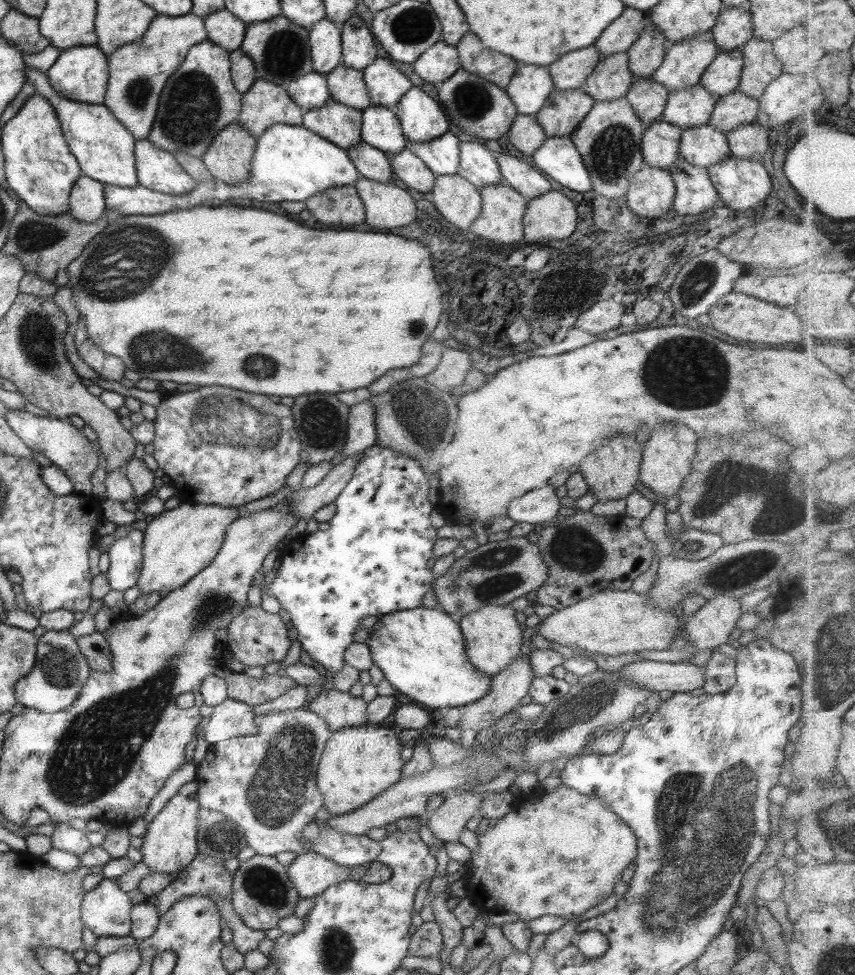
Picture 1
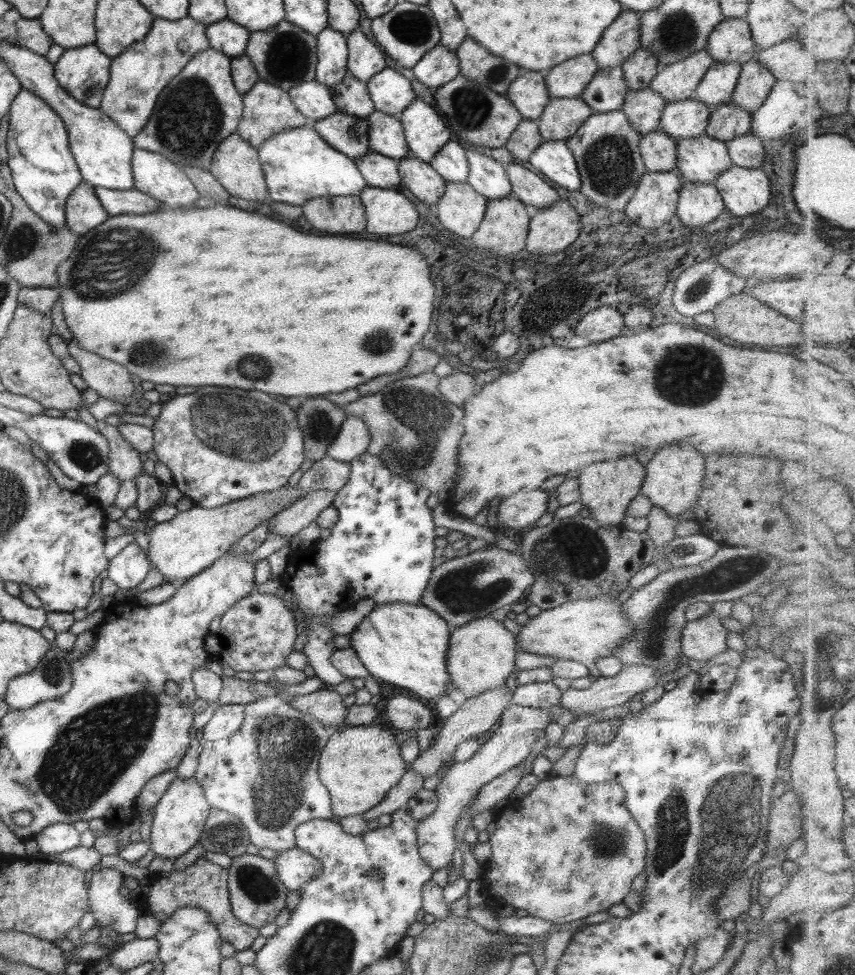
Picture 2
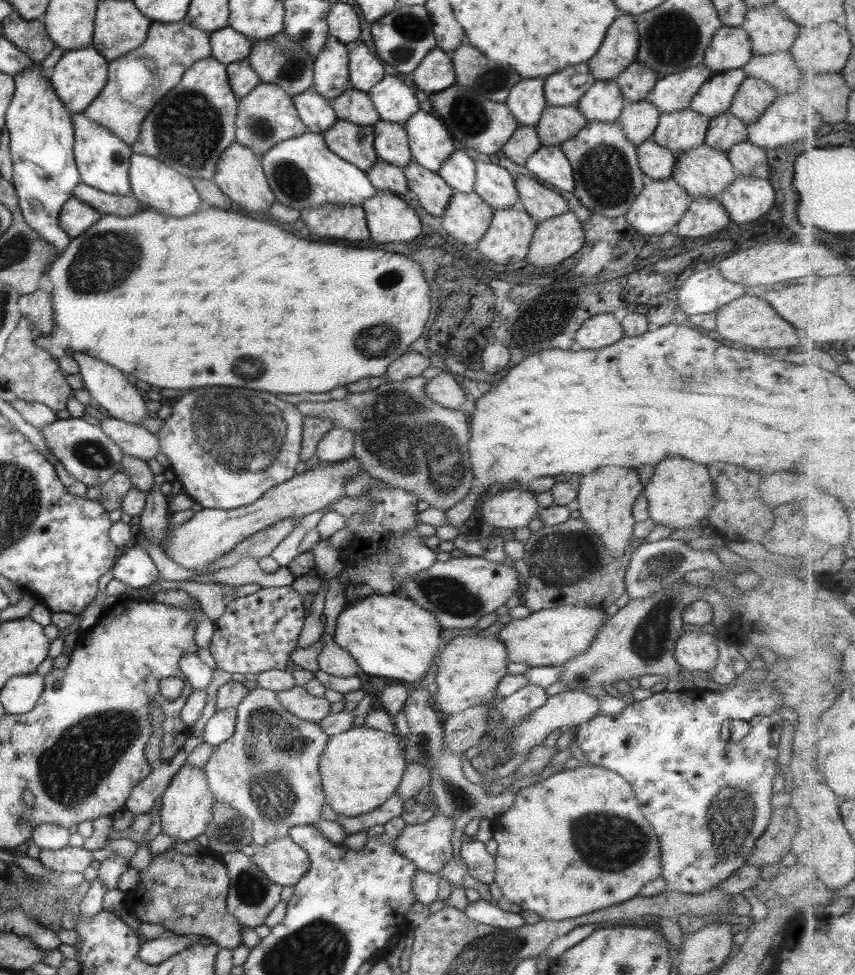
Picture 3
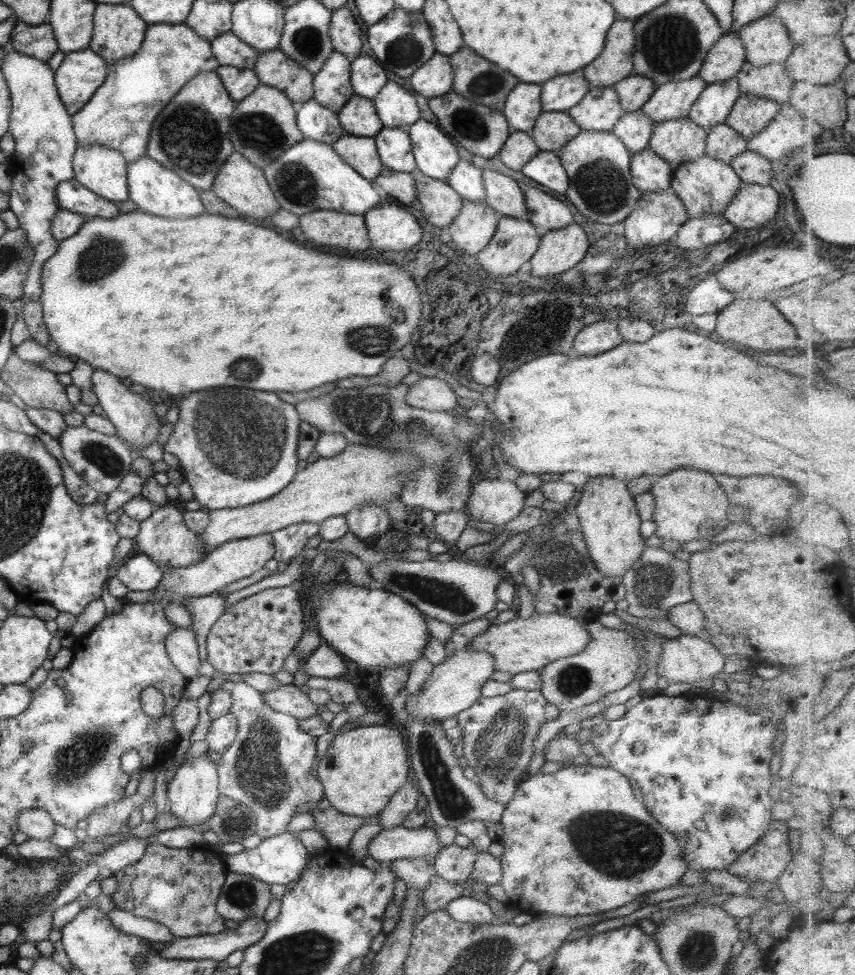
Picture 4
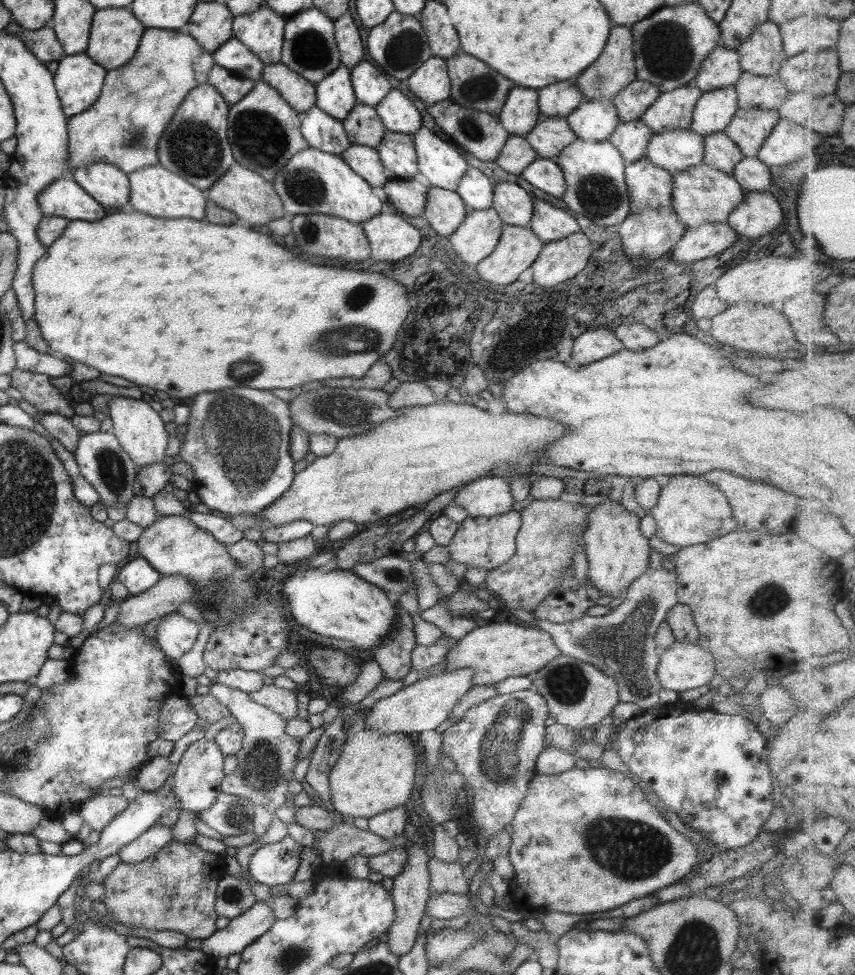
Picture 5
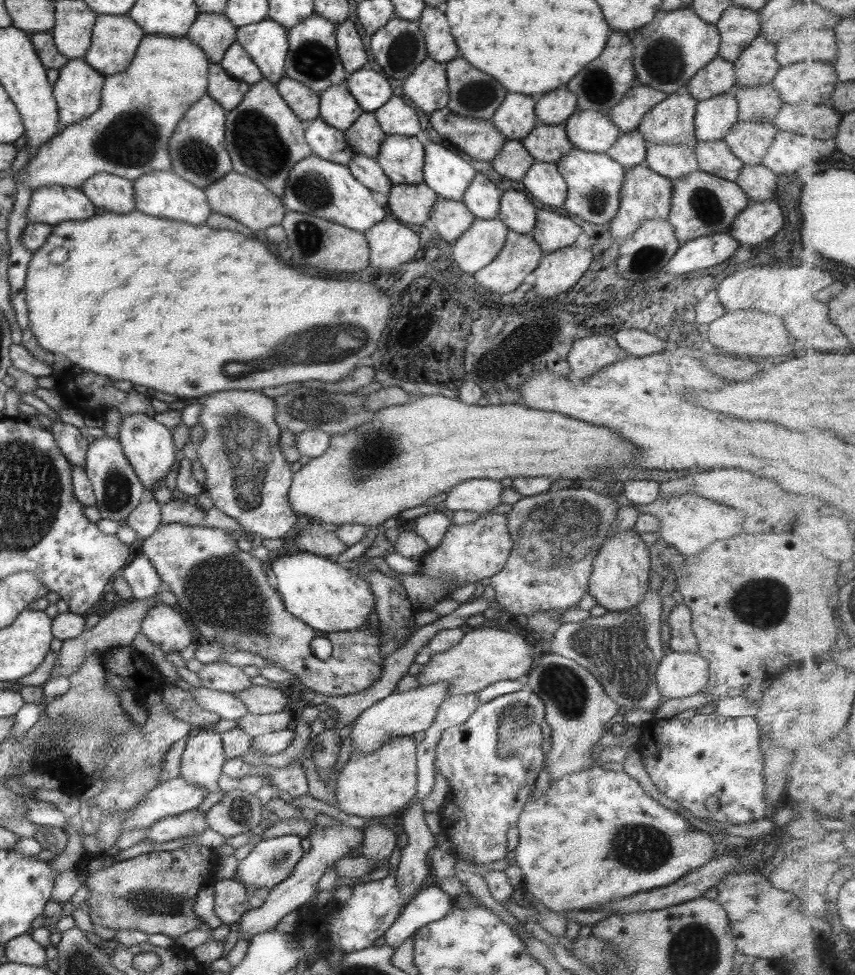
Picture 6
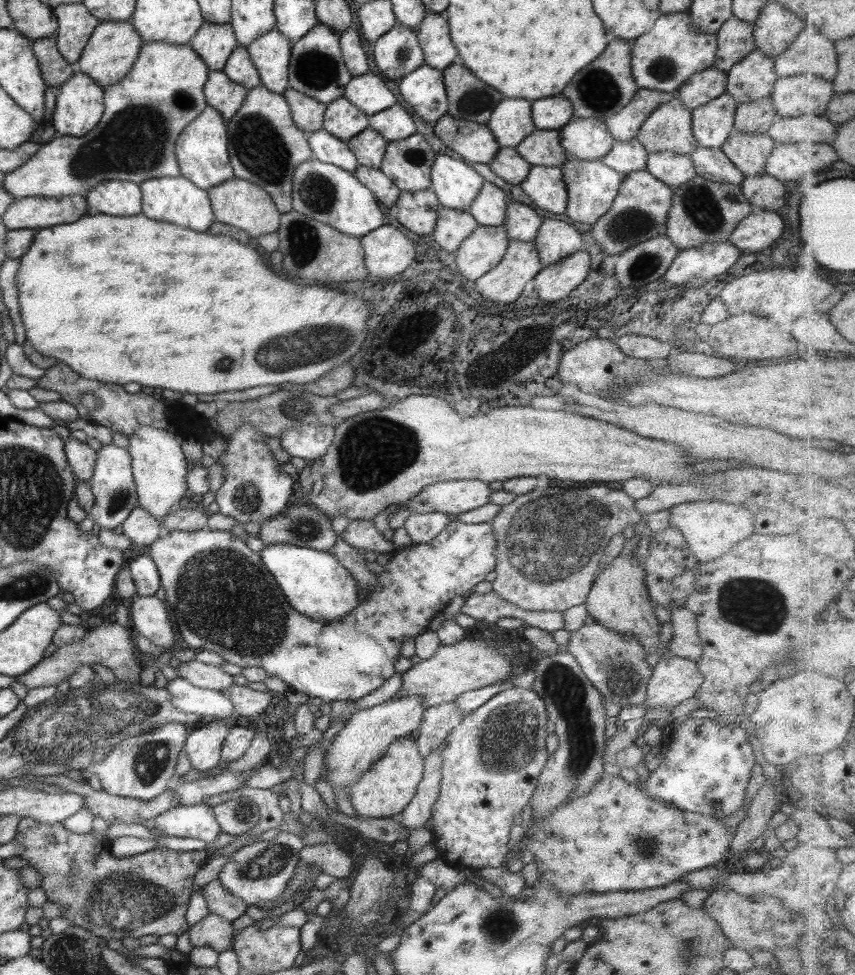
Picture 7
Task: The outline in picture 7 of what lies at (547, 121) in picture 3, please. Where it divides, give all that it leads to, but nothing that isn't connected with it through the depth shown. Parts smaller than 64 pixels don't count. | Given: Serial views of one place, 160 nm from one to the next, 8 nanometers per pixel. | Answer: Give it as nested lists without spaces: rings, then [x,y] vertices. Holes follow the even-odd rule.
[[[533,129],[514,149],[530,166],[560,167],[567,159],[557,130]]]

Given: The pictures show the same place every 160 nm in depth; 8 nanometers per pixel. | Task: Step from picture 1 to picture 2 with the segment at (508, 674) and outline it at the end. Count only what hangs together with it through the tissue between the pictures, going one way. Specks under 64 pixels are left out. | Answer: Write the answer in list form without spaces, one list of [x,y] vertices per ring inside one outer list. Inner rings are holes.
[[[502,684],[493,690],[486,690],[473,698],[465,699],[463,704],[459,705],[459,709],[445,719],[437,739],[433,740],[425,750],[419,752],[414,761],[408,765],[410,769],[423,779],[441,773],[452,762],[453,752],[458,744],[469,738],[476,739],[491,728],[501,712],[511,703],[511,695],[513,692],[507,691]]]

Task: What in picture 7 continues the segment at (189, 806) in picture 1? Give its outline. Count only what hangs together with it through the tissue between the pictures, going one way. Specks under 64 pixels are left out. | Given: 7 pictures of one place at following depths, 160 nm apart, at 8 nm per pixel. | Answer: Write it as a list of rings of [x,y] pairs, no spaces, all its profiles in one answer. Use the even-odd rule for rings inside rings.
[[[209,719],[189,731],[183,751],[193,769],[204,772],[218,764],[220,748],[229,729],[230,722]]]

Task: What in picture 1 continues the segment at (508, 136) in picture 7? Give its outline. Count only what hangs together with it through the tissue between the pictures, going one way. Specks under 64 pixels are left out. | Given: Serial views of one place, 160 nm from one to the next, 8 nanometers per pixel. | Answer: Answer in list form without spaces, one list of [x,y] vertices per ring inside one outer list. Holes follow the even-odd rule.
[[[516,64],[516,71],[504,91],[515,105],[516,112],[535,115],[555,90],[548,71],[543,67]]]

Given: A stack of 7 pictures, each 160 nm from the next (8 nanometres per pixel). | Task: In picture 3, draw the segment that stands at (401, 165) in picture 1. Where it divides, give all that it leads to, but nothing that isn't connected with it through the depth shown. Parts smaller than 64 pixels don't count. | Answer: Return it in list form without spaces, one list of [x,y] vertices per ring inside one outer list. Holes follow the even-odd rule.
[[[414,161],[401,168],[408,189],[415,193],[421,208],[431,216],[443,216],[452,195],[452,188],[438,175]]]

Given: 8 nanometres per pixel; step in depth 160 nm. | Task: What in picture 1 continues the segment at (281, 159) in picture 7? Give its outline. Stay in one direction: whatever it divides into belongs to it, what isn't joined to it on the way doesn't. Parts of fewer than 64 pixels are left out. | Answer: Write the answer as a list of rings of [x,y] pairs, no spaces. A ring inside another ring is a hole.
[[[256,78],[242,94],[236,122],[257,139],[273,124],[301,125],[302,113],[287,96],[286,89]]]

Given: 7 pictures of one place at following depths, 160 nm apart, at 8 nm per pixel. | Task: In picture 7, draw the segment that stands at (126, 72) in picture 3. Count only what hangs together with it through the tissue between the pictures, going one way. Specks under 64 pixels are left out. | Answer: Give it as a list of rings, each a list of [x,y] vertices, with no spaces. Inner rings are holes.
[[[147,42],[140,46],[139,54],[135,63],[131,66],[130,71],[117,83],[108,86],[103,90],[103,104],[104,111],[99,122],[83,136],[54,136],[49,142],[40,144],[39,150],[31,156],[29,160],[24,161],[19,165],[19,168],[6,172],[2,178],[2,187],[5,192],[8,192],[14,199],[23,197],[49,197],[49,198],[63,198],[64,196],[79,195],[84,197],[96,184],[105,182],[107,180],[128,180],[133,184],[139,185],[144,180],[159,177],[175,177],[180,175],[180,170],[175,156],[175,141],[179,133],[189,124],[195,120],[196,116],[206,107],[206,102],[203,96],[203,87],[207,80],[208,67],[199,59],[199,56],[193,52],[193,49],[188,44],[175,45],[167,44],[166,42]]]

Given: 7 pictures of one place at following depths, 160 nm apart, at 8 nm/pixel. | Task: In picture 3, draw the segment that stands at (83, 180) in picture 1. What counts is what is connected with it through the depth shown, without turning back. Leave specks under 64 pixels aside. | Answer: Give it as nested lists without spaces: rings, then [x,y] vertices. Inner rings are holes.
[[[69,198],[63,204],[57,220],[59,228],[70,238],[79,236],[86,228],[99,220],[99,214],[89,205],[79,201],[79,198]]]

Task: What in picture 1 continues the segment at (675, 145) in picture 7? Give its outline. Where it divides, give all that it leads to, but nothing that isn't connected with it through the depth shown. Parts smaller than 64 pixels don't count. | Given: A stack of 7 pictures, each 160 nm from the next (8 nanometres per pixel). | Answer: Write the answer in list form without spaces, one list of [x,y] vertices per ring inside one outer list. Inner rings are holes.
[[[711,31],[668,45],[660,67],[649,77],[668,92],[687,89],[701,81],[709,63],[718,55]]]

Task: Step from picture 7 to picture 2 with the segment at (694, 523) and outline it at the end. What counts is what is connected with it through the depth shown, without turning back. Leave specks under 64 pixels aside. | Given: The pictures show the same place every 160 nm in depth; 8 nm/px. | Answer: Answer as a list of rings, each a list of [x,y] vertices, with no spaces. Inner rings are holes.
[[[673,444],[659,449],[657,454],[644,466],[644,480],[639,495],[649,499],[667,513],[667,516],[684,517],[687,510],[699,497],[699,487],[703,483],[704,457],[687,444]]]

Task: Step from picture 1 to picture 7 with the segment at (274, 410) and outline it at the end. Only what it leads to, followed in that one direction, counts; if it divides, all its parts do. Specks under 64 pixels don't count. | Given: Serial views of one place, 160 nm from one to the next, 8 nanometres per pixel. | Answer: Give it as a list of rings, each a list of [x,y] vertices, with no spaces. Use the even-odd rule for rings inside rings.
[[[251,424],[239,426],[230,437],[223,439],[227,441],[224,455],[215,460],[224,471],[223,482],[215,492],[218,513],[243,524],[253,522],[260,526],[264,520],[286,507],[294,480],[286,473],[279,472],[279,463],[267,451],[263,435],[259,435]]]

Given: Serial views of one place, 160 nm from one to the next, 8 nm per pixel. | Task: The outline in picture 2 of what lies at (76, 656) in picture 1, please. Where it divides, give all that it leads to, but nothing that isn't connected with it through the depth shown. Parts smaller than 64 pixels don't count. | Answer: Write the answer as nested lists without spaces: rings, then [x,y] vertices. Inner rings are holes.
[[[54,641],[50,642],[50,649],[45,656],[37,663],[37,666],[24,675],[15,676],[7,684],[4,701],[13,710],[27,710],[34,704],[59,698],[69,692],[71,686],[70,662],[65,661],[65,652],[54,646]]]

